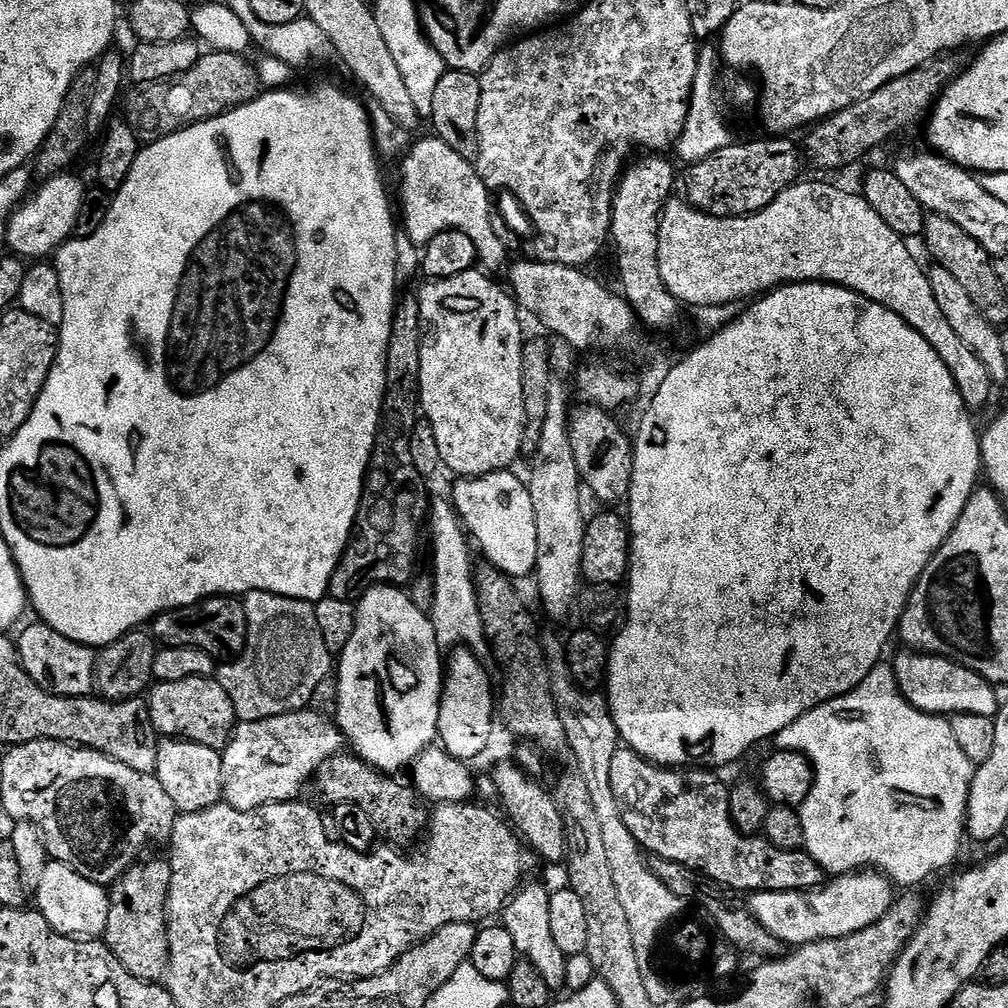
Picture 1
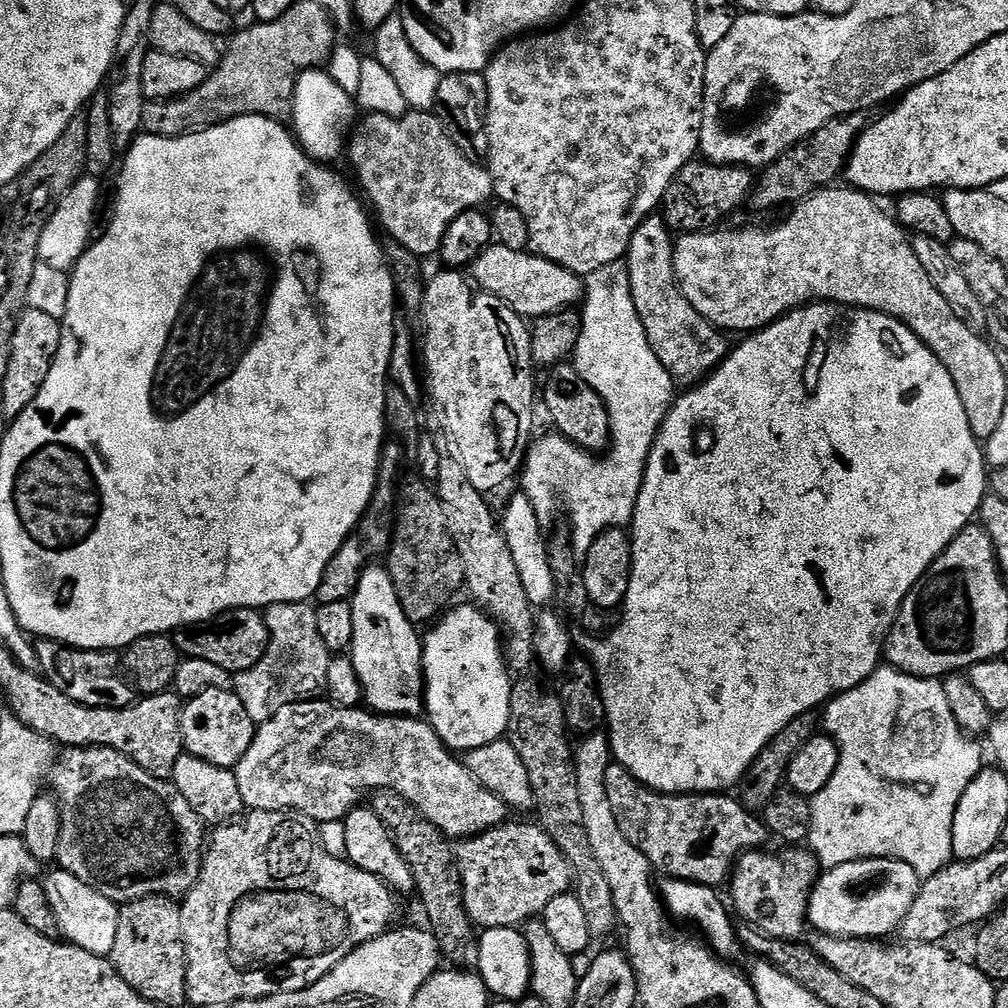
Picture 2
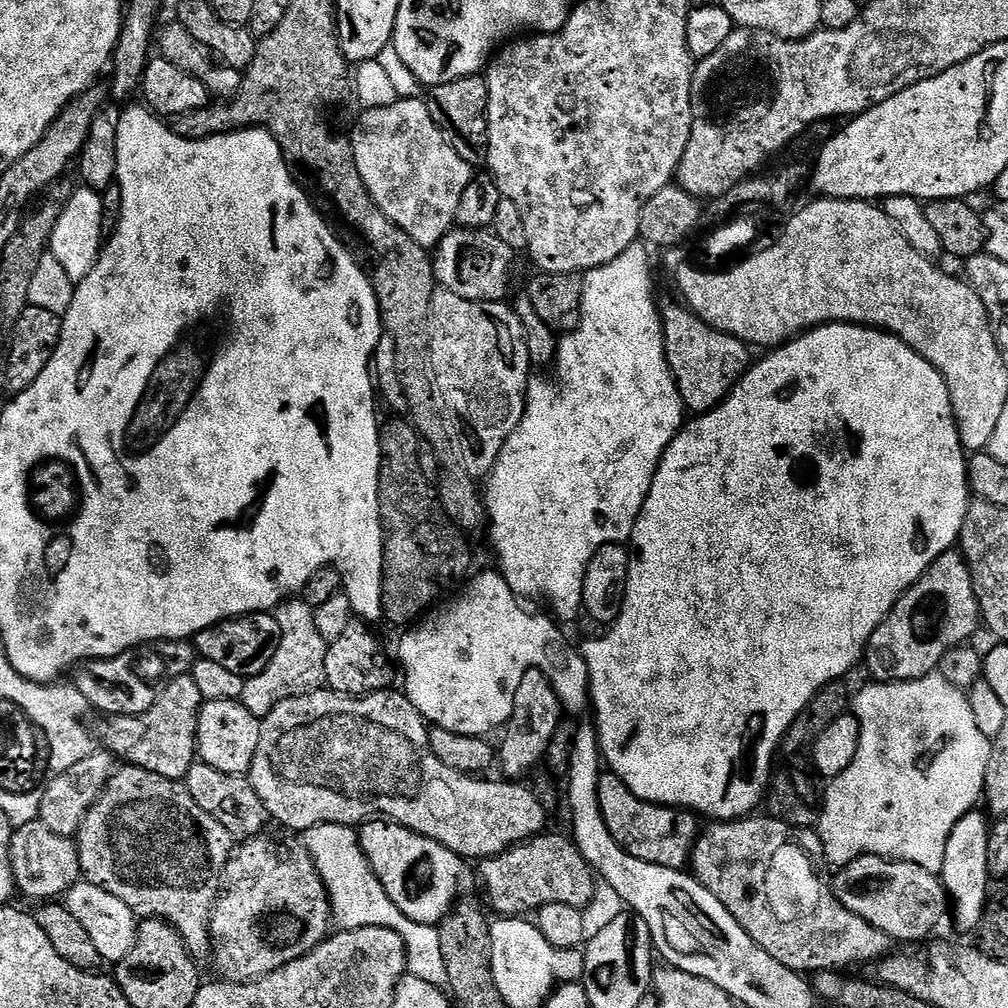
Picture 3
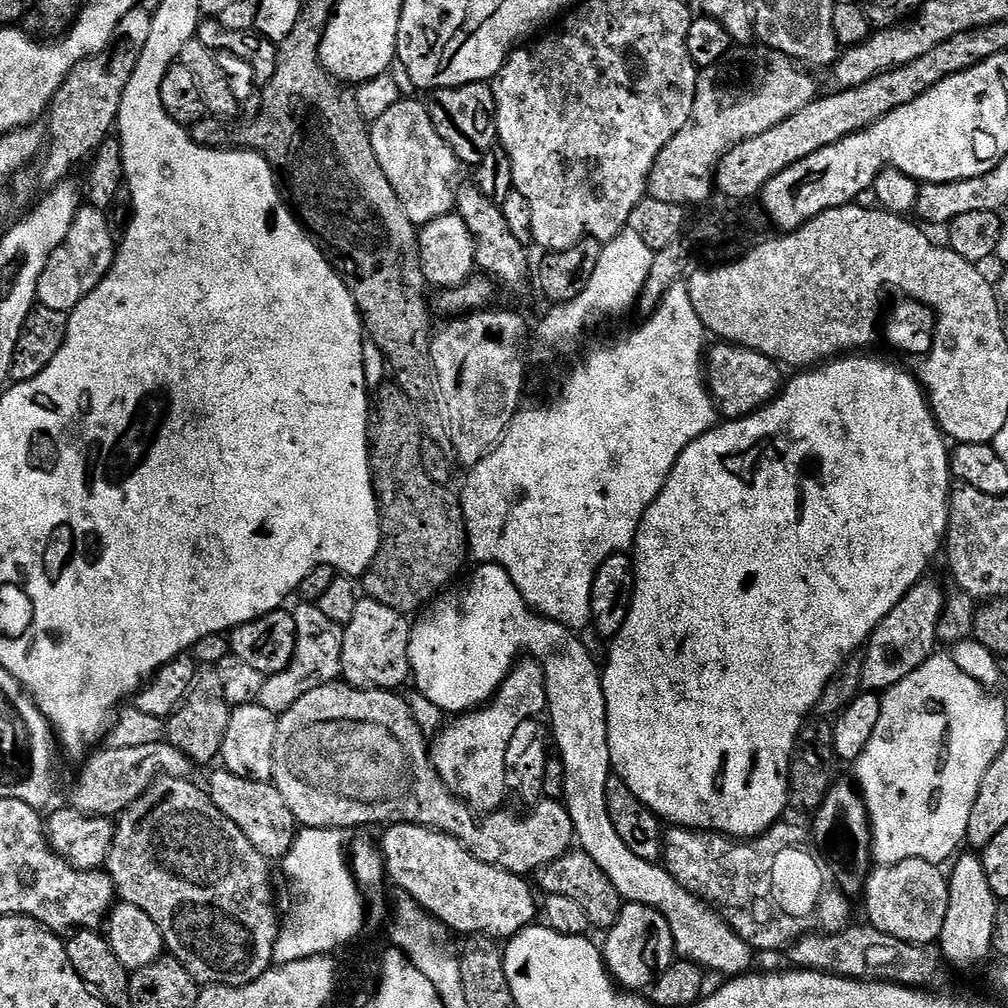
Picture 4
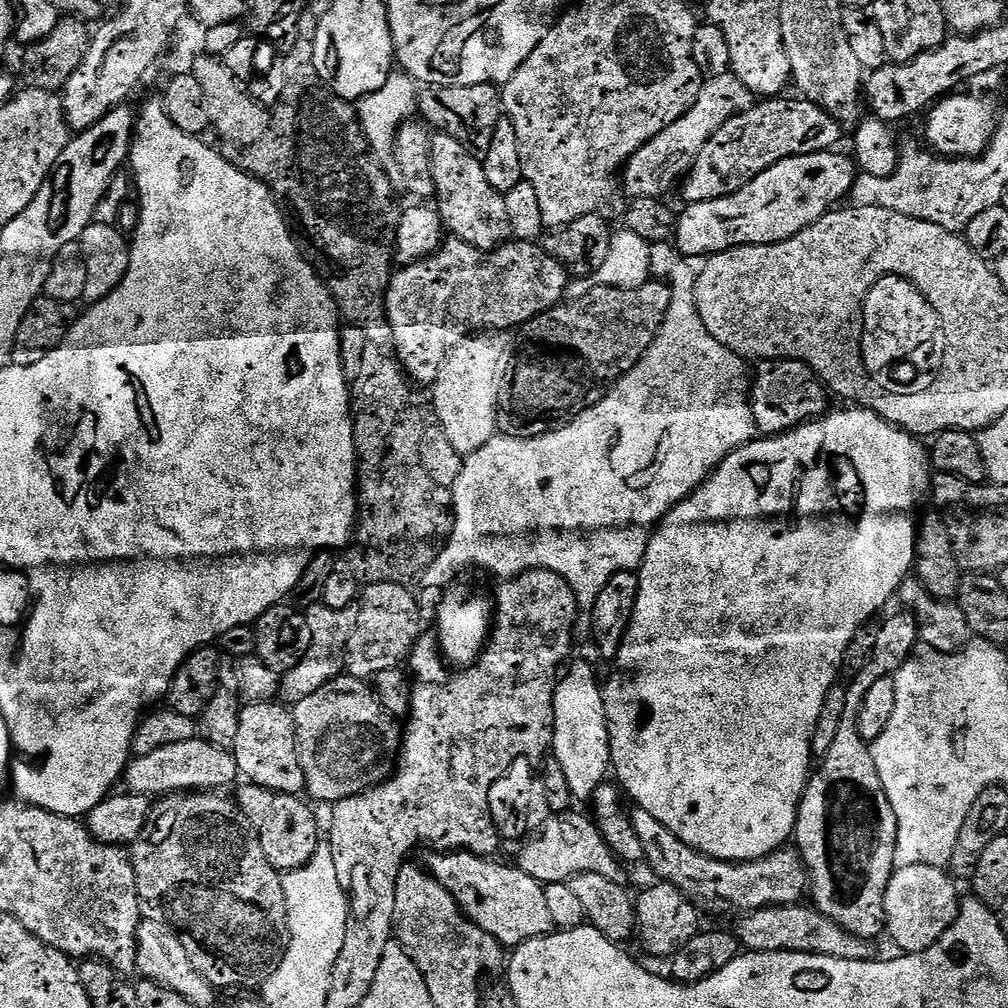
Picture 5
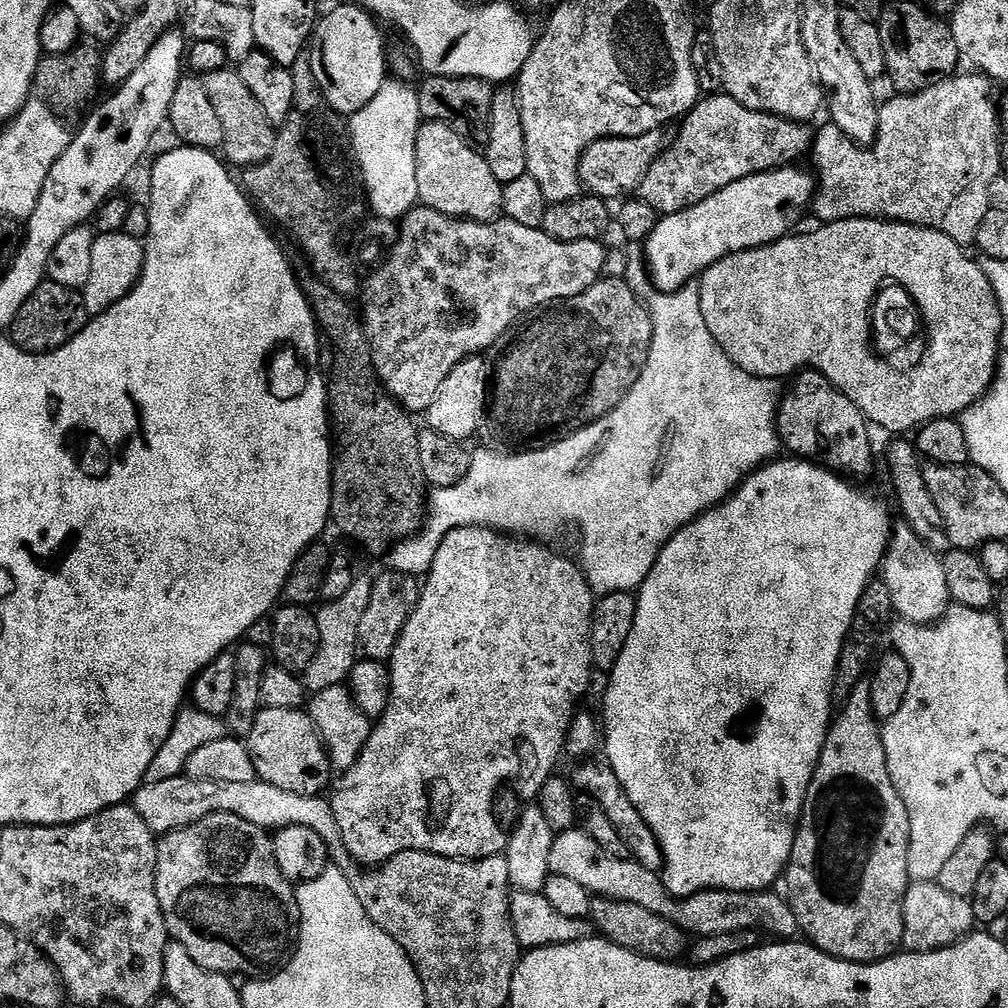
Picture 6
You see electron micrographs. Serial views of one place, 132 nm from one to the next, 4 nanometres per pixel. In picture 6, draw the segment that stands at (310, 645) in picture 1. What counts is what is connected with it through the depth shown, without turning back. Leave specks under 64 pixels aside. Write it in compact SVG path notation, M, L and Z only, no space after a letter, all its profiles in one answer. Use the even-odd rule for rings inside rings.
M357 575L356 581L342 594L342 598L333 600L323 605L321 612L315 613L318 622L318 654L310 662L310 666L304 669L302 679L304 687L309 693L315 694L322 690L330 690L330 686L338 686L347 681L356 665L358 653L356 643L358 642L358 625L366 614L366 606L370 606L370 594L372 593L372 580Z

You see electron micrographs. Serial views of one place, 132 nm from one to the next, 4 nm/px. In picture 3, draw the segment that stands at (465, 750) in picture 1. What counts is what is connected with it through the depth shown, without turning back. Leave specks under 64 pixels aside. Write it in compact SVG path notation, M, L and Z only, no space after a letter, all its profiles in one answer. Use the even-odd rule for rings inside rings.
M493 570L493 572L478 572L479 571L477 571L475 575L473 575L471 579L463 585L462 591L464 591L464 593L462 593L461 596L453 595L451 597L453 600L450 601L445 608L437 607L435 610L429 611L427 615L419 621L419 623L415 626L409 627L407 631L405 631L408 633L401 638L400 664L404 667L404 685L402 685L402 688L407 695L408 701L410 701L410 703L412 703L412 705L424 715L425 721L427 721L429 725L438 728L445 728L446 730L454 730L454 734L487 737L489 735L488 731L490 731L496 724L496 676L502 675L503 672L507 670L508 664L504 661L504 655L506 655L507 652L512 652L513 658L520 660L517 662L516 669L514 670L517 677L526 674L532 668L542 670L542 674L546 674L546 678L550 678L550 682L558 694L561 704L564 705L565 713L576 714L572 712L589 711L590 697L592 695L592 683L590 682L590 674L588 673L588 663L584 661L583 651L581 651L577 645L575 648L575 646L564 637L563 630L559 628L561 625L557 623L551 615L548 615L549 617L535 616L534 613L527 612L527 610L520 605L523 604L521 597L517 596L515 590L512 589L508 584L508 581L504 579L503 575L501 575L499 571Z

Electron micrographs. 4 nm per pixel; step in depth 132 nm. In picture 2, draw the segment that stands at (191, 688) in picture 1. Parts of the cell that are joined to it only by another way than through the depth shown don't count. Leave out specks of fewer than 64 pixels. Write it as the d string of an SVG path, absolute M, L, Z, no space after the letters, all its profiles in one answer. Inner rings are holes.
M232 688L226 690L202 690L202 694L191 697L180 709L180 733L184 739L184 750L187 755L197 756L219 768L235 769L236 764L250 750L250 742L254 742L258 725L246 714L246 706L242 706L242 698Z

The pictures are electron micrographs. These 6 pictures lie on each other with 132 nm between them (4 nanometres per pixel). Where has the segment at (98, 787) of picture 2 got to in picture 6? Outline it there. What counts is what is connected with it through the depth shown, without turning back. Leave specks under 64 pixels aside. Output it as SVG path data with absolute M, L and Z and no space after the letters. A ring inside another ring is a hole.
M215 812L190 826L159 837L156 894L169 937L186 946L186 954L190 954L198 966L211 972L256 978L283 965L293 947L294 921L298 916L293 885L278 870L269 833L234 814Z

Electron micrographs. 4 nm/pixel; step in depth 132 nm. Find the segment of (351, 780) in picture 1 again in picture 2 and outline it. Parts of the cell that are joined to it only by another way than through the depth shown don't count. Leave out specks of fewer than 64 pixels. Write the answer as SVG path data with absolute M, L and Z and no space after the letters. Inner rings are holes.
M378 792L371 797L370 807L392 835L406 866L410 866L415 891L420 891L420 900L428 907L427 927L440 944L443 959L449 965L464 970L475 965L478 958L478 929L468 916L464 906L464 887L460 881L460 868L449 837L444 836L414 805L393 792Z

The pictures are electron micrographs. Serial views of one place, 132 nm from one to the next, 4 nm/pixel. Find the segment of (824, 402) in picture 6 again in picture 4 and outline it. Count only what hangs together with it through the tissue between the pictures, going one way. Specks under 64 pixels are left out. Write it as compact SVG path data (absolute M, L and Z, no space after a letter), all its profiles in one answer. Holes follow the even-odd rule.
M716 342L706 352L703 363L704 379L708 393L712 395L712 402L717 413L724 420L740 420L757 412L759 408L772 403L780 395L782 379L780 380L781 365L768 356L758 354L740 344Z

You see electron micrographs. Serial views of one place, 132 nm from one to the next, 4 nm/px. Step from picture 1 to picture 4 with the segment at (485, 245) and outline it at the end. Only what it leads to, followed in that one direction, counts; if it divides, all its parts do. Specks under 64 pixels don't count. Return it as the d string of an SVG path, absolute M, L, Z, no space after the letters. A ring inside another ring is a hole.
M401 98L371 123L369 132L378 164L394 187L407 217L412 224L423 226L453 211L460 163L449 144L438 134L427 105L416 99Z

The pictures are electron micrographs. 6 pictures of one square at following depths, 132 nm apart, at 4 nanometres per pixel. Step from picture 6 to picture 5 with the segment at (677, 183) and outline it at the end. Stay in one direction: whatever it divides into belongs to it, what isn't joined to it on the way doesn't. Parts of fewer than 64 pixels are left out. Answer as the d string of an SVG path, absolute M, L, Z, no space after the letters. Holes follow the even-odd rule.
M803 98L784 99L761 99L755 106L727 120L710 137L683 177L685 205L726 198L786 158L826 152L837 147L841 125L824 109Z

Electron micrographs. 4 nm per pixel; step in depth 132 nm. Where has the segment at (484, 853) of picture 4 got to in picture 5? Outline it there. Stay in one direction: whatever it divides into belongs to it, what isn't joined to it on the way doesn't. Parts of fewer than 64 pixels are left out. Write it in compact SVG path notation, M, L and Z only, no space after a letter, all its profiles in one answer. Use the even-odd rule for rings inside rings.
M341 674L326 682L322 690L314 690L310 698L302 698L291 714L307 795L331 806L374 788L385 779L386 772L380 769L380 763L392 747L392 751L397 747L398 724L377 704L365 681ZM549 815L548 821L523 845L525 848L521 850L518 860L520 869L542 885L566 884L578 874L598 874L614 884L623 885L625 869L608 848L595 823L587 815L572 815Z

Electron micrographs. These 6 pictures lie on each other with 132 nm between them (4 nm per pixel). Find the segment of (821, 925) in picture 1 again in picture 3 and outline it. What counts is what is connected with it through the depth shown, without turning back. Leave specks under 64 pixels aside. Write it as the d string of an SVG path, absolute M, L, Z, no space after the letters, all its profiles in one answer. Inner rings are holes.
M859 856L839 869L830 887L846 910L854 910L858 918L866 918L870 926L878 926L893 942L927 941L940 924L944 911L949 911L950 897L944 891L941 877L922 870L905 860L885 860L883 856Z

